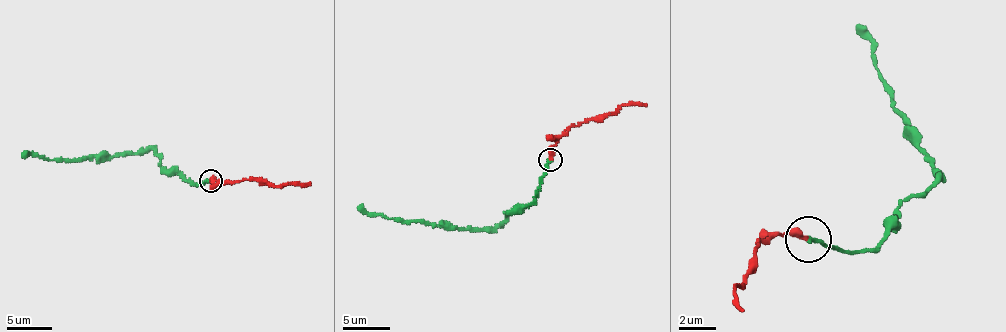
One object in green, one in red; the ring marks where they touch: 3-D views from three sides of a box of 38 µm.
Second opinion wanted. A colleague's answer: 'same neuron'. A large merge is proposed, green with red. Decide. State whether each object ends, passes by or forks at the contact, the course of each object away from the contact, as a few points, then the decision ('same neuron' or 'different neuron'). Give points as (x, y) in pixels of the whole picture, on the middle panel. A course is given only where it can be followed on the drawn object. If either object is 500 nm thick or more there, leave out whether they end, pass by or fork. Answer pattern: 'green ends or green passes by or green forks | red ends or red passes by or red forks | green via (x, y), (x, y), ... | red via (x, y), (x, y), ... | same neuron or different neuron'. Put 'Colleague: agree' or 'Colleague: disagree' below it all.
green ends | red ends | green via (550, 159), (533, 200), (506, 213), (506, 221), (494, 229), (397, 221), (358, 207) | red via (550, 159), (554, 145), (571, 126), (616, 114), (622, 105), (646, 105) | same neuron
Colleague: agree

